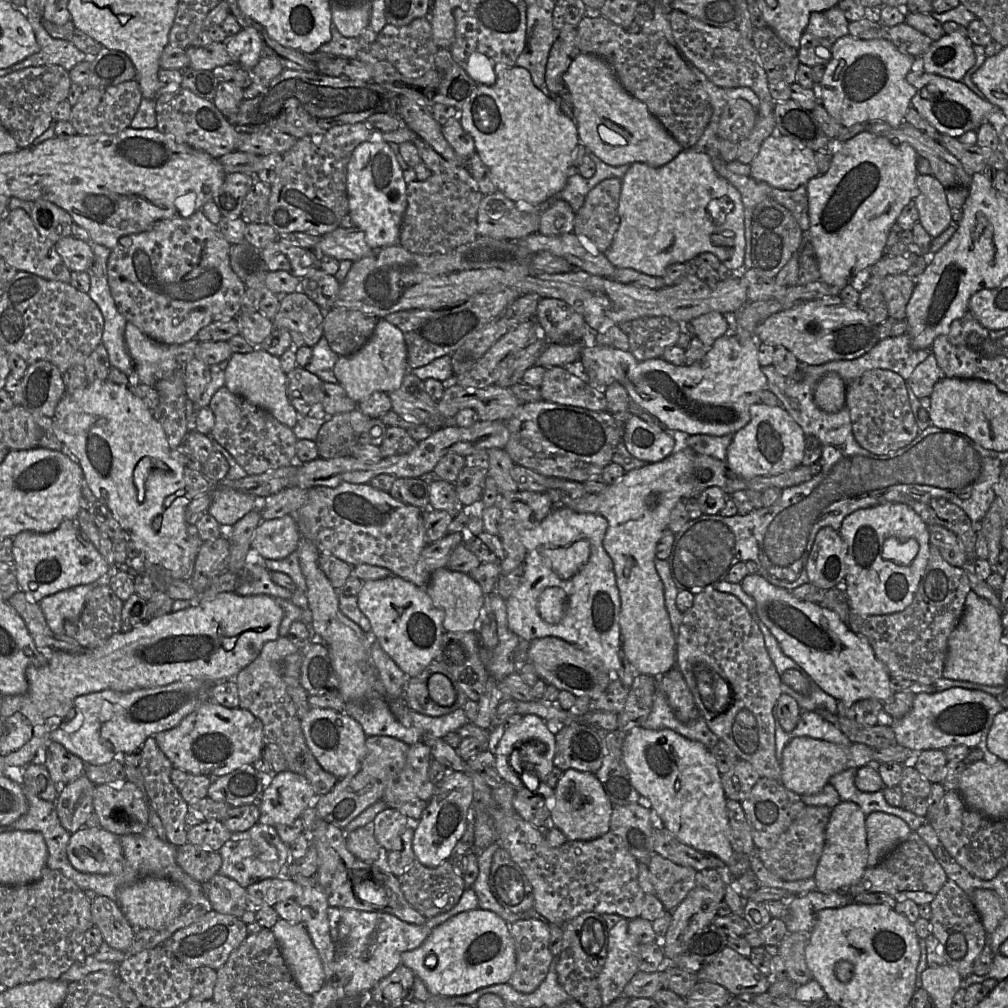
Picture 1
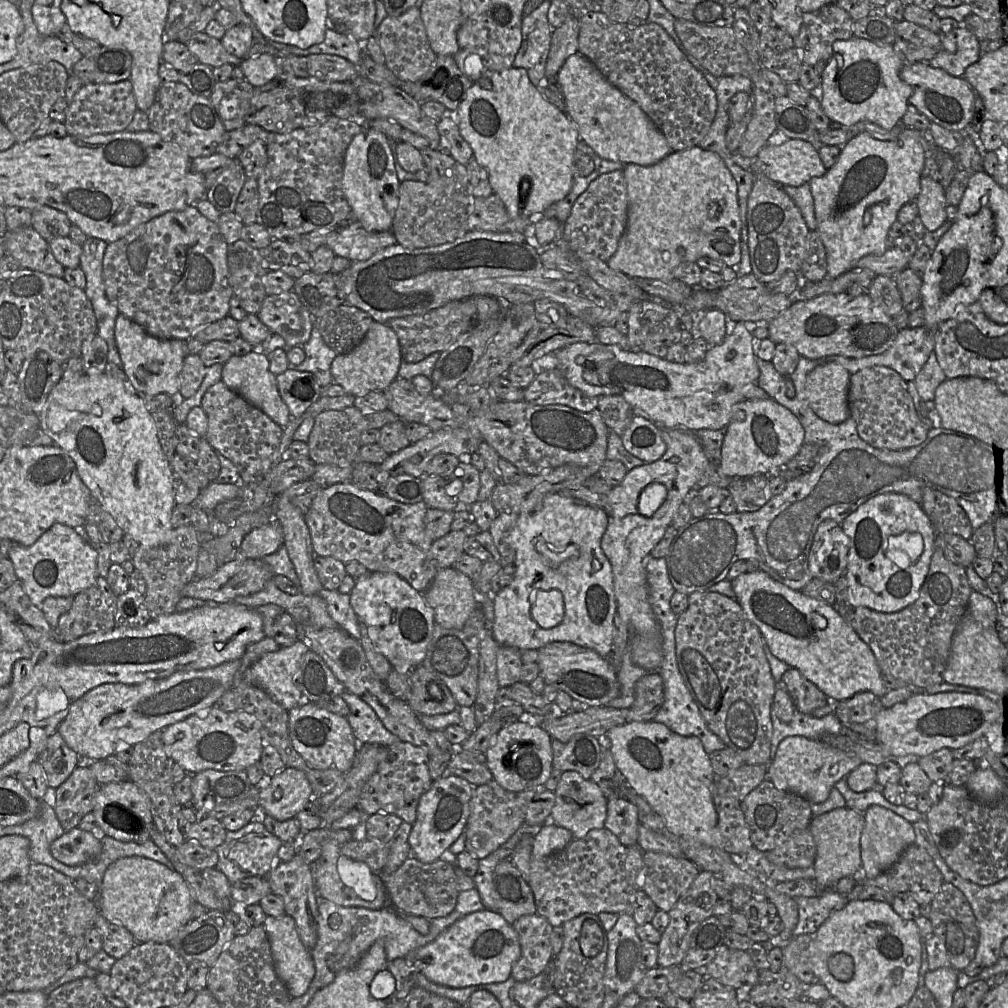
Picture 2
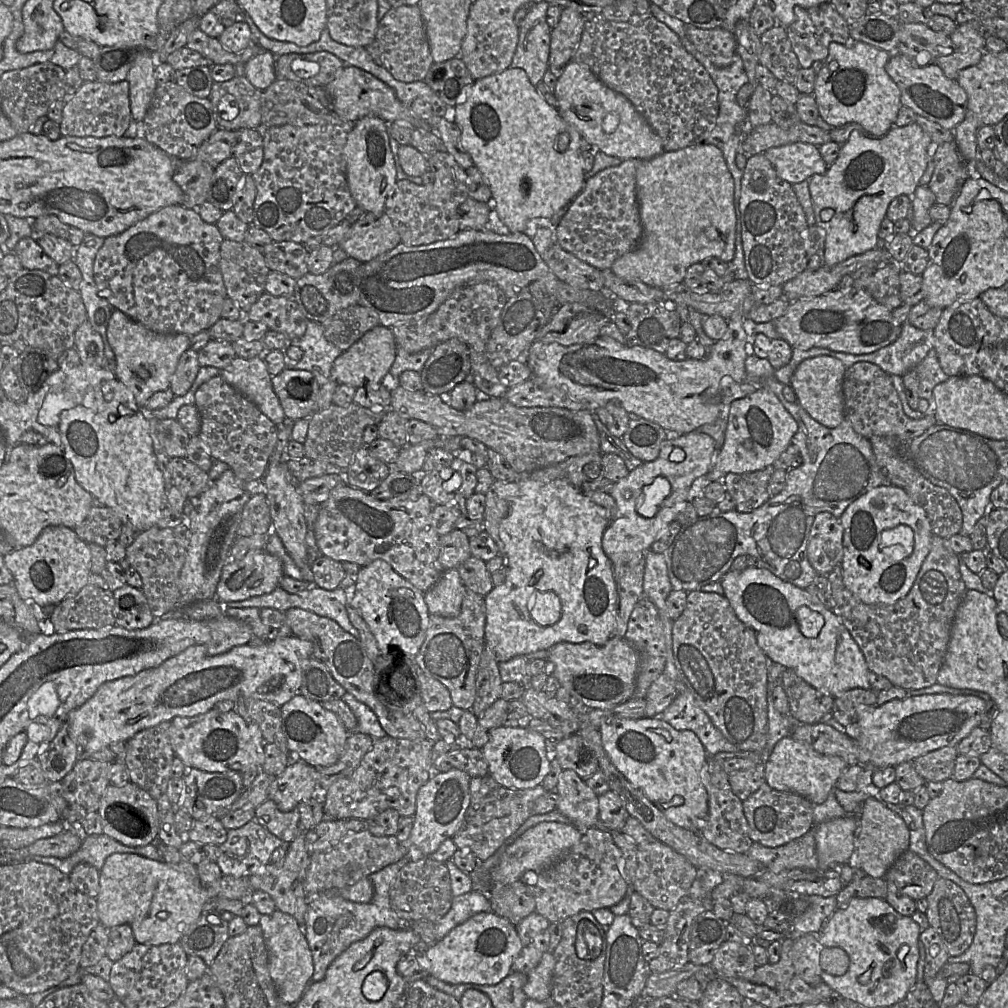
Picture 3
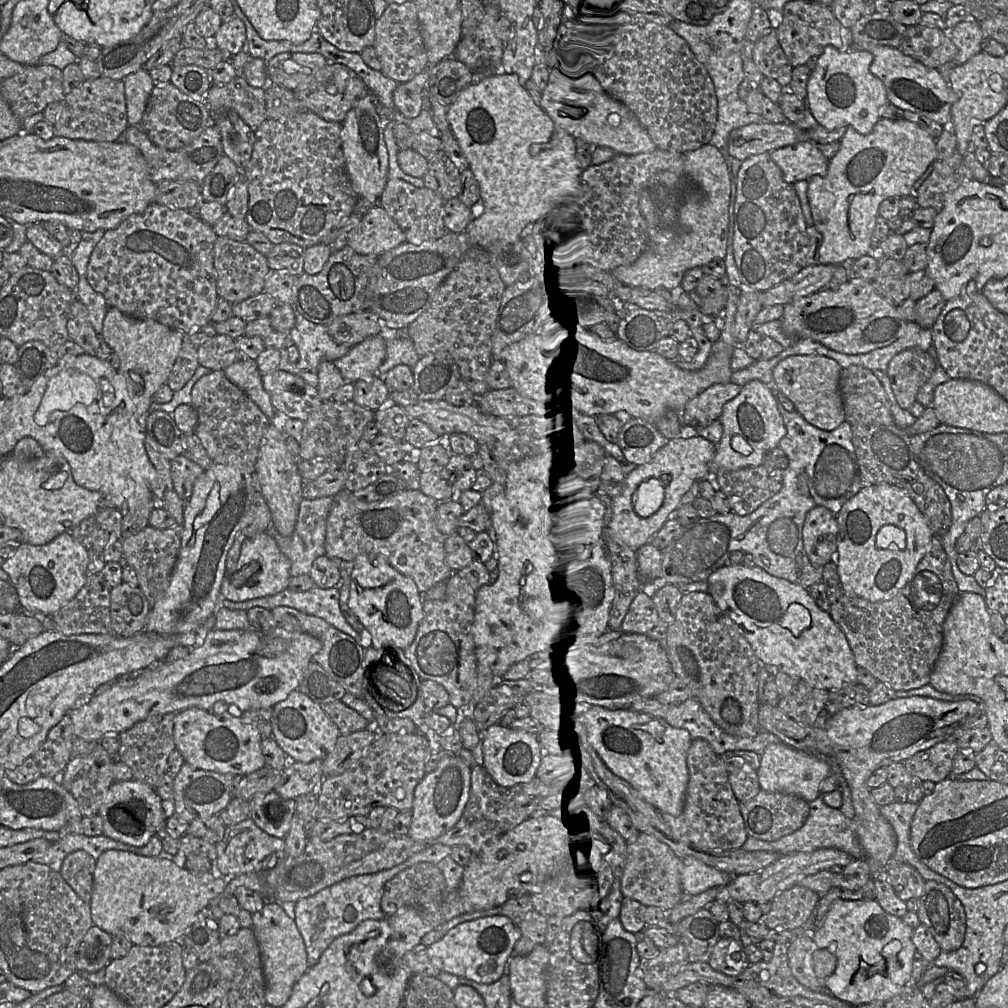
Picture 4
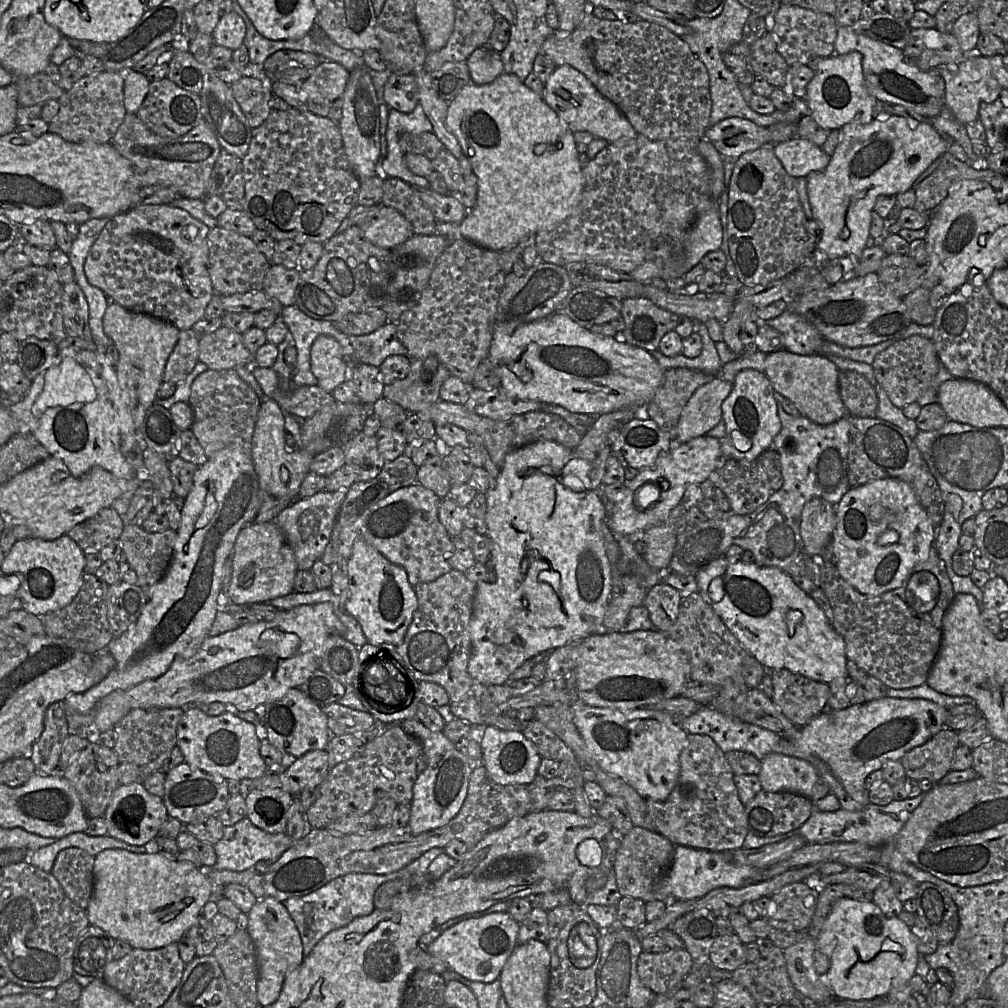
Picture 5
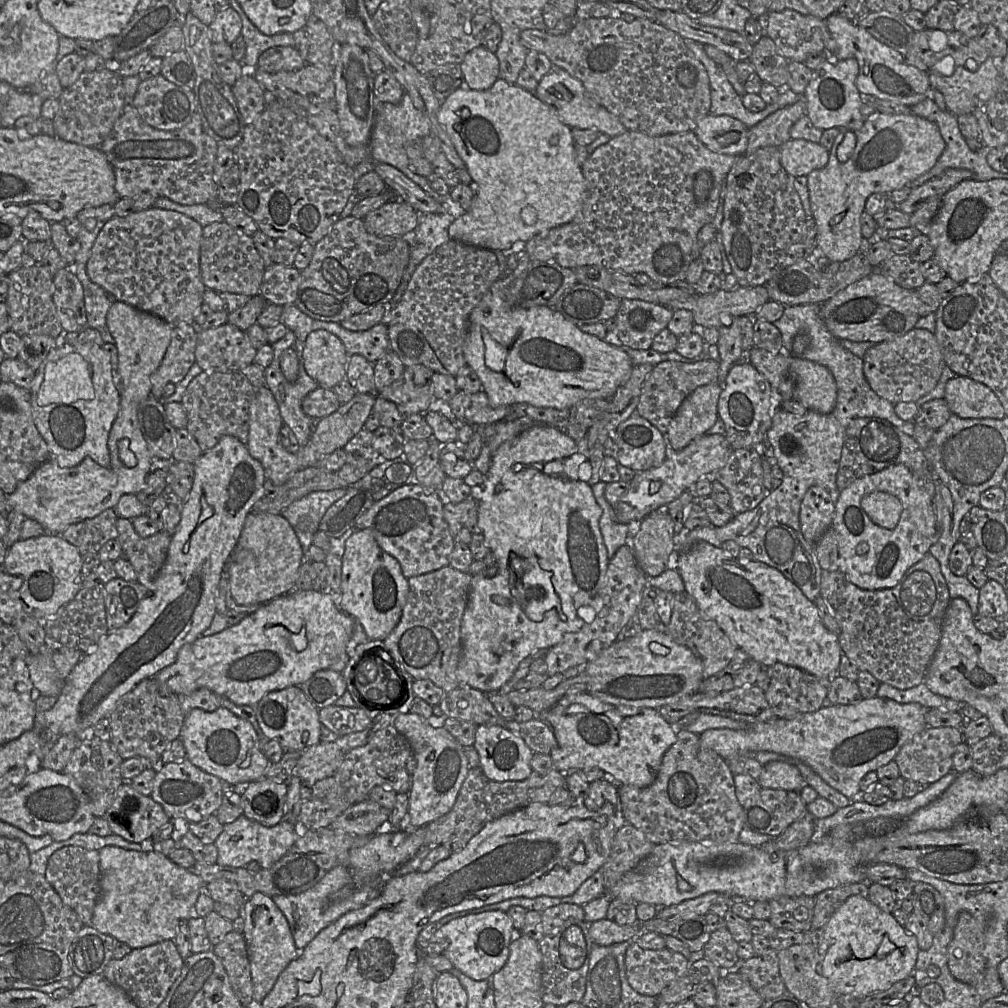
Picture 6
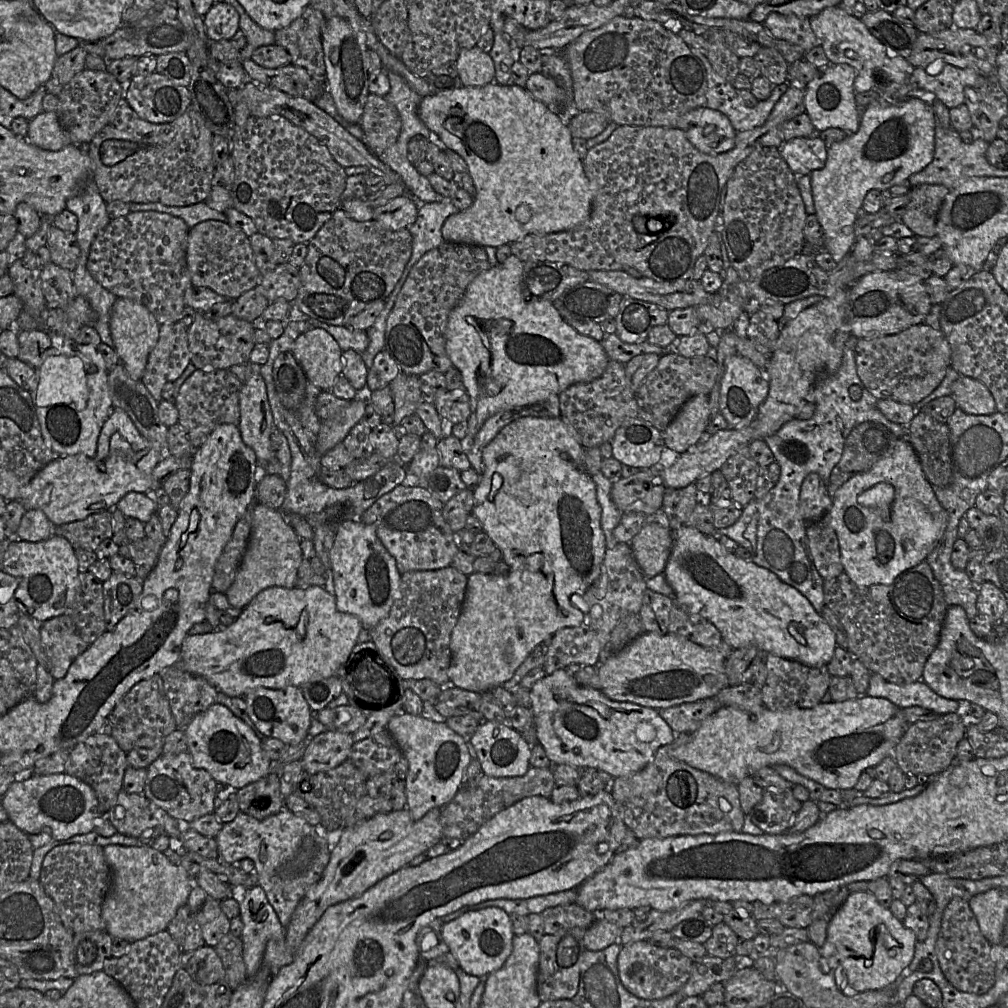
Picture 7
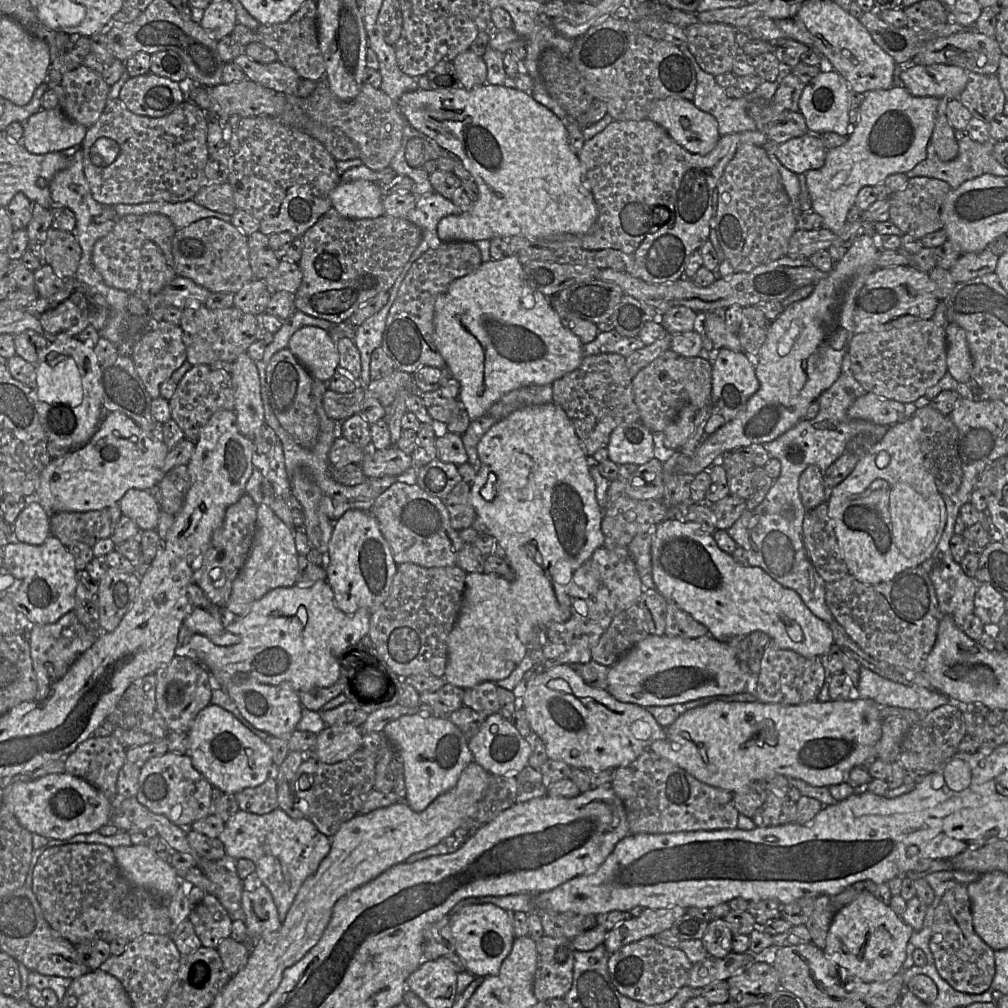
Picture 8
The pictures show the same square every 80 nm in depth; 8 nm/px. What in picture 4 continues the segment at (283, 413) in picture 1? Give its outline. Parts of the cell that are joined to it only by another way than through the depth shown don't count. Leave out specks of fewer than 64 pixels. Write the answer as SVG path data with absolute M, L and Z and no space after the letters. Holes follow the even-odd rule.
M242 357L224 369L224 372L226 377L245 392L270 420L279 416L268 392L264 389L262 373L256 360Z

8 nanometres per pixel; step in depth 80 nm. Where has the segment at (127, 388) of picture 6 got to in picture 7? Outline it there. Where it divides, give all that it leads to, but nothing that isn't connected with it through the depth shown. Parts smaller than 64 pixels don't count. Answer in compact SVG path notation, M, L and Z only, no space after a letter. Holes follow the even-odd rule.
M118 297L112 306L109 325L119 363L132 379L141 380L148 356L158 341L160 324L143 304ZM114 408L101 429L94 457L76 454L54 458L37 472L25 488L24 496L18 501L26 508L26 511L42 510L54 526L83 520L94 513L112 511L127 493L132 491L148 493L152 490L154 482L152 472L164 454L164 450L154 446L139 432L124 410Z

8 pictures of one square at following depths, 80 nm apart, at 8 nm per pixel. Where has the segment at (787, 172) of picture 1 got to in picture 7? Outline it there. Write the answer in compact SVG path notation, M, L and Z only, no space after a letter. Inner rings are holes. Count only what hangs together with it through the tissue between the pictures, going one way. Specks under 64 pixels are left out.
M819 137L793 138L779 148L781 157L796 176L822 169L826 165L827 150Z

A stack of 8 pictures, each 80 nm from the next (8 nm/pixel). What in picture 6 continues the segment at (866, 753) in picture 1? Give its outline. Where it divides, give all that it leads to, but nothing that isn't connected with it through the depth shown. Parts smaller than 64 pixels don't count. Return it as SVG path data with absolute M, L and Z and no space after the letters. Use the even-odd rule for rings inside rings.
M771 761L763 765L757 781L761 788L781 789L798 793L808 785L795 765L783 761Z

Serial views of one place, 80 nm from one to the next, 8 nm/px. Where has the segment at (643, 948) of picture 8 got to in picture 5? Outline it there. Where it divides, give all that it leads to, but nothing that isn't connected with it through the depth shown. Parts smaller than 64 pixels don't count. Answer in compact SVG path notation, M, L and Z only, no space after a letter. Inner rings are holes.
M685 948L660 953L643 951L637 961L637 973L642 984L657 995L681 982L693 968L693 962Z

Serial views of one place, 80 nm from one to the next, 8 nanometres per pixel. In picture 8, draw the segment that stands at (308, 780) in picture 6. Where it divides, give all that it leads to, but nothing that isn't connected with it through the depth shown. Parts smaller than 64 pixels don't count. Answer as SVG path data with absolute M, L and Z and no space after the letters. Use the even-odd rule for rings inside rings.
M351 724L326 726L319 734L311 755L318 761L334 764L361 748L363 734Z

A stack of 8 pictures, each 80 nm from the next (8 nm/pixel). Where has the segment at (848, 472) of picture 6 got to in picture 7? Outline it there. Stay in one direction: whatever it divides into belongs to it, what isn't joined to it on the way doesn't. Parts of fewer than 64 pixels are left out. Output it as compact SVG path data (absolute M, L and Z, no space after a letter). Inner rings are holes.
M864 422L857 425L848 435L842 457L833 468L826 483L829 494L833 497L836 490L850 478L858 473L870 470L880 459L890 456L898 438L890 431L889 427L878 422Z

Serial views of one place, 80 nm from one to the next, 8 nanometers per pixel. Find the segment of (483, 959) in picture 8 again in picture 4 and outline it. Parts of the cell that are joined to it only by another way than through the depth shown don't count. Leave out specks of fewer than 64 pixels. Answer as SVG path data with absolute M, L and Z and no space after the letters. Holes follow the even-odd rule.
M504 915L477 918L450 929L441 939L425 948L440 972L448 972L482 984L492 984L507 973L508 961L520 938L518 925Z

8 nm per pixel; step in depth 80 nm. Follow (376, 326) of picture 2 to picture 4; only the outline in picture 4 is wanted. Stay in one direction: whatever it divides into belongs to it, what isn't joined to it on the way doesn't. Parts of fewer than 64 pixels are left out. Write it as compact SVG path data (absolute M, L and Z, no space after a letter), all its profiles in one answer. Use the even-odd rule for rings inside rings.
M376 334L370 336L351 347L349 352L334 362L340 371L342 377L348 382L365 380L372 376L378 375L378 369L386 357L386 341L383 336Z

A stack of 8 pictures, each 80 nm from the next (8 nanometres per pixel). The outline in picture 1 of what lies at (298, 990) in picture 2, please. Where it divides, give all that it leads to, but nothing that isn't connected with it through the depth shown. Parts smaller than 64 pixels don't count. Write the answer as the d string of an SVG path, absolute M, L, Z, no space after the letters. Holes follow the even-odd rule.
M279 918L271 928L289 971L300 987L313 995L325 984L325 973L305 926Z

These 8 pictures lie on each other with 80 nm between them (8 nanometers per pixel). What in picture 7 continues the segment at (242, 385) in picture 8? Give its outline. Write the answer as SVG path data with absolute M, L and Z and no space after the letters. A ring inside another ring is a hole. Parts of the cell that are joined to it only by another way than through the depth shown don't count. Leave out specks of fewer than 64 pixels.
M252 365L252 375L243 383L239 395L239 431L244 443L254 452L259 466L272 475L279 474L279 464L271 445L271 433L275 426L268 401L266 385L260 373L260 365Z

